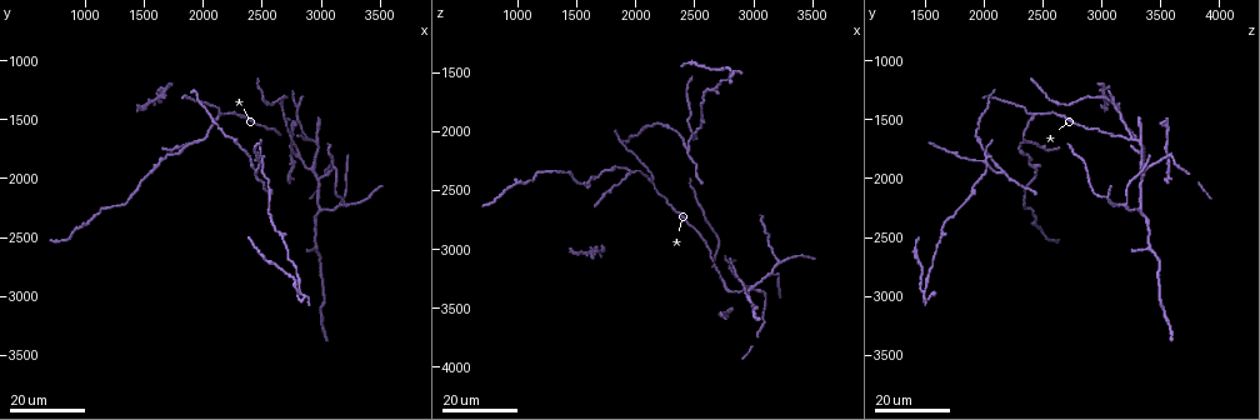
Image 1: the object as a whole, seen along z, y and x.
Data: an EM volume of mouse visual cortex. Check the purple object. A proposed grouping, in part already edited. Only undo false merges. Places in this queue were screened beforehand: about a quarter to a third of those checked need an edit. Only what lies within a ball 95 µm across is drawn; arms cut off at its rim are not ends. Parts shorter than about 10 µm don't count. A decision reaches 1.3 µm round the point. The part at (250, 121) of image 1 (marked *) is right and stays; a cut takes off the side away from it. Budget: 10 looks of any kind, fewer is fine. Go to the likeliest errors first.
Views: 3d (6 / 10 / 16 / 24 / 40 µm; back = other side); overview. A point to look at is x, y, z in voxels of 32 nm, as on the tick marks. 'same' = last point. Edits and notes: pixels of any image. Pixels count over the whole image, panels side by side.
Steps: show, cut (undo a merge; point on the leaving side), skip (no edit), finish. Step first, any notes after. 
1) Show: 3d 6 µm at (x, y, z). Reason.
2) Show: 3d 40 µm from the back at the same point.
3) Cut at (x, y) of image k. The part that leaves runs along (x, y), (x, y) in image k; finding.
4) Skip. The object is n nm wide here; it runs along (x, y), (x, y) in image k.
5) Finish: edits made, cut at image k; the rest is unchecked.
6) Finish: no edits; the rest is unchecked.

Show: 3d 24 µm at (2160, 1480, 2440). Three-way junction.

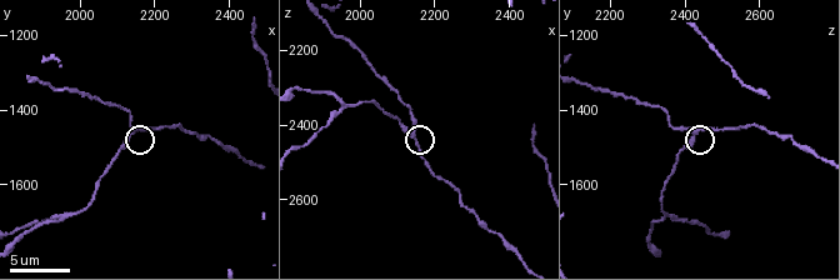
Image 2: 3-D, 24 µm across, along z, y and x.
Show: 3d 10 µm at (2130, 1470, 2430).

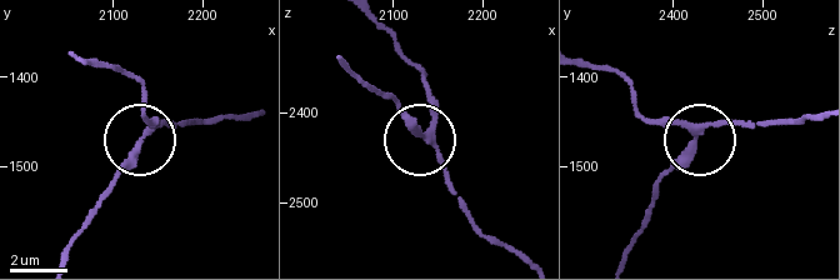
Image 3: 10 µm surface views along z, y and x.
Skip. 3 arms meet here; it runs along (816, 114), (709, 124), (654, 184) in image 3; continuous, no second cell.

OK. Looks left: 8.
Show: 3d 16 µm at (1960, 1680, 2350). Three-way junction.

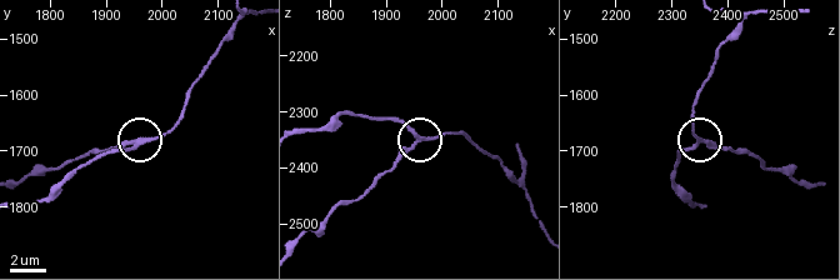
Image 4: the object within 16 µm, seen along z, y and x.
Cut at (396, 119) of image 4. 3 arms meet here; a second cell is stuck on.

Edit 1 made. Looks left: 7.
Show: 3d 24 µm at (2500, 1860, 2020). Looks like a crossing.

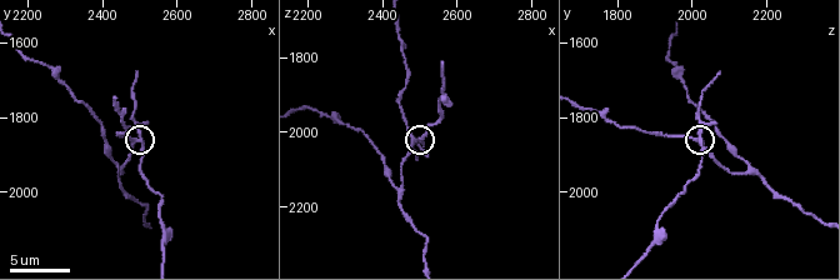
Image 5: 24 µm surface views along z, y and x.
Show: 3d 6 µm at (2480, 1860, 2020).

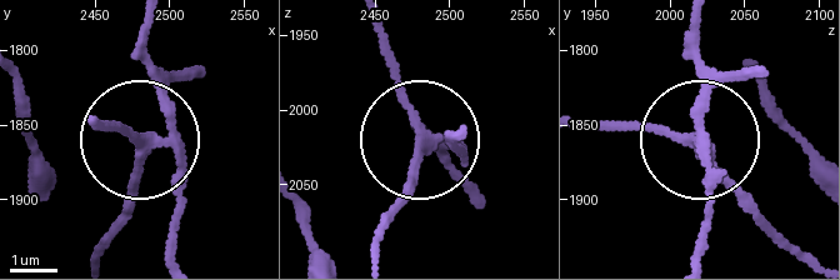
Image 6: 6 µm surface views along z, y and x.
Cut at (160, 68) of image 6. The side arm is 19 µm long; the part that leaves runs along (175, 140), (175, 256) in image 6; a second cell is stuck on.

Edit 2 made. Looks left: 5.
Show: 3d 16 µm at (2450, 1950, 2150). Three arms meet.

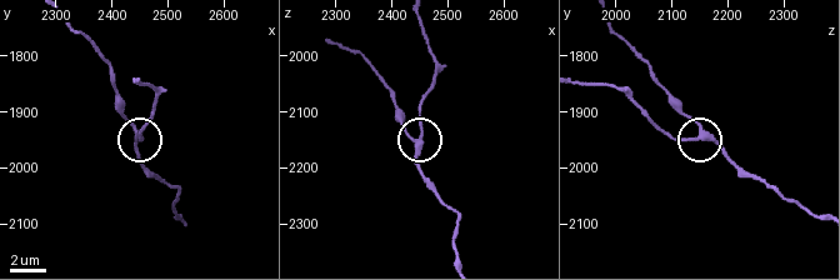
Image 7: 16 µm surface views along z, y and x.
Skip. The side arm is 13 µm long; it runs along (334, 40), (391, 91), (419, 140), (423, 179) in image 7; all the same cell.

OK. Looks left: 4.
Show: 3d 16 µm at (2860, 1660, 3260). Side arm on a straight run.

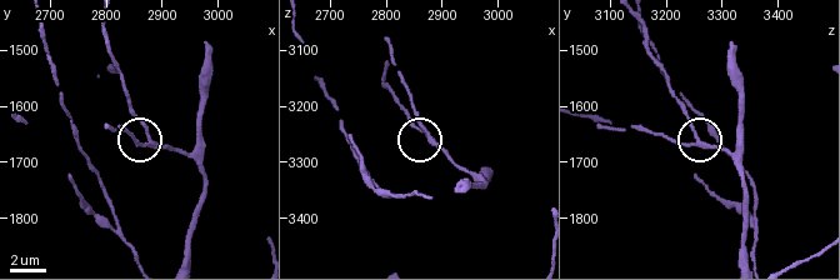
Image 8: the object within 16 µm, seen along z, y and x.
Show: 3d 10 µm at (2875, 1665, 3260).

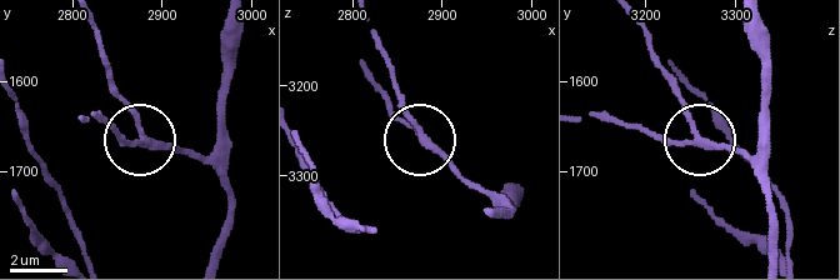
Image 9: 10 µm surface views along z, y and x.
Show: 3d 6 µm at (2880, 1665, 3255). Zoom in.

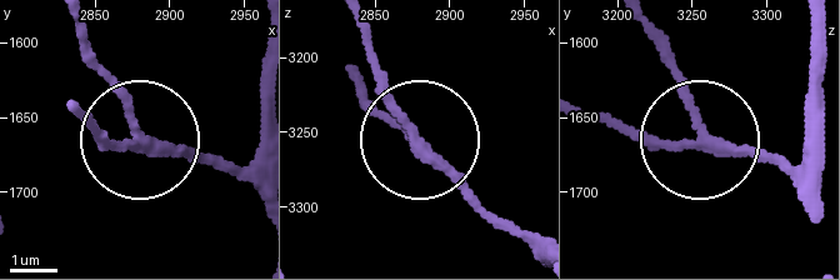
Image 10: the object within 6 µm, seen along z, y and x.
Skip. 3 arms meet here; one cell here.

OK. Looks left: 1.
Finish: edits made, cut at image 4, cut at image 6; the rest is unchecked.

